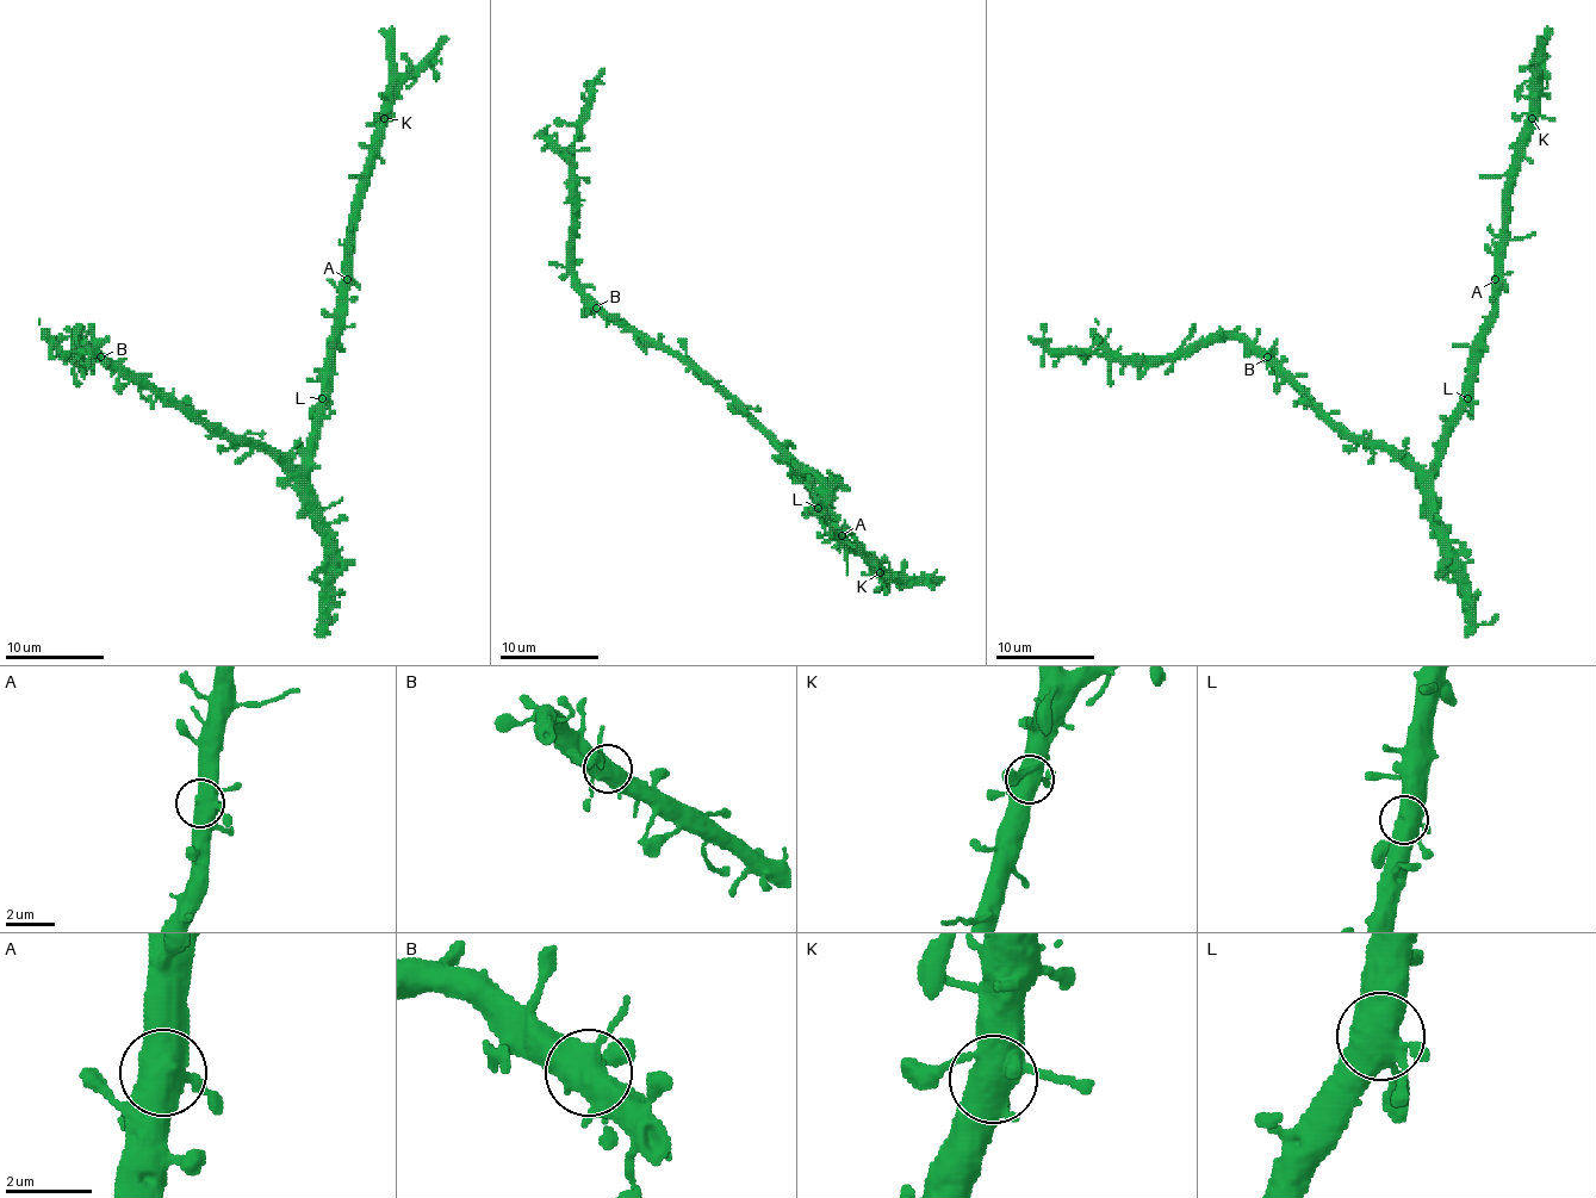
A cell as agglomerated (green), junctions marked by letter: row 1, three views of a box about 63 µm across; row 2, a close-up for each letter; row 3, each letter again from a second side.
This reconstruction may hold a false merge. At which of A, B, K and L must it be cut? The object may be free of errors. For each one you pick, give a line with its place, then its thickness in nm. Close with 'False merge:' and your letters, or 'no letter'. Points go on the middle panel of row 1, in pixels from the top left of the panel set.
False merge: no letter

